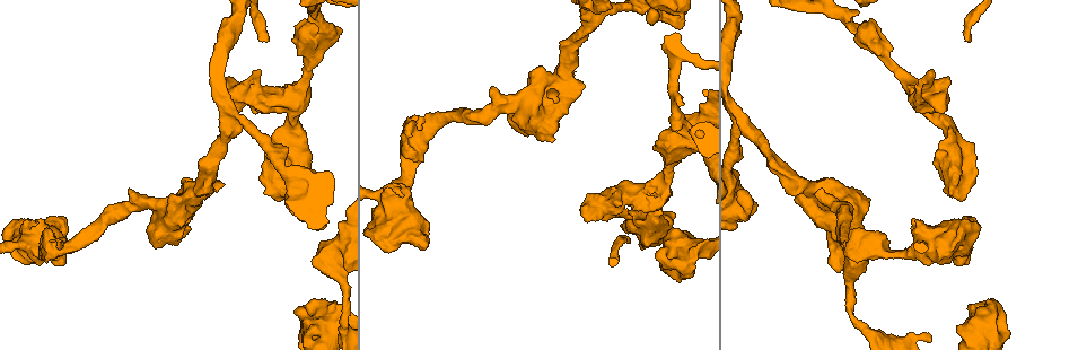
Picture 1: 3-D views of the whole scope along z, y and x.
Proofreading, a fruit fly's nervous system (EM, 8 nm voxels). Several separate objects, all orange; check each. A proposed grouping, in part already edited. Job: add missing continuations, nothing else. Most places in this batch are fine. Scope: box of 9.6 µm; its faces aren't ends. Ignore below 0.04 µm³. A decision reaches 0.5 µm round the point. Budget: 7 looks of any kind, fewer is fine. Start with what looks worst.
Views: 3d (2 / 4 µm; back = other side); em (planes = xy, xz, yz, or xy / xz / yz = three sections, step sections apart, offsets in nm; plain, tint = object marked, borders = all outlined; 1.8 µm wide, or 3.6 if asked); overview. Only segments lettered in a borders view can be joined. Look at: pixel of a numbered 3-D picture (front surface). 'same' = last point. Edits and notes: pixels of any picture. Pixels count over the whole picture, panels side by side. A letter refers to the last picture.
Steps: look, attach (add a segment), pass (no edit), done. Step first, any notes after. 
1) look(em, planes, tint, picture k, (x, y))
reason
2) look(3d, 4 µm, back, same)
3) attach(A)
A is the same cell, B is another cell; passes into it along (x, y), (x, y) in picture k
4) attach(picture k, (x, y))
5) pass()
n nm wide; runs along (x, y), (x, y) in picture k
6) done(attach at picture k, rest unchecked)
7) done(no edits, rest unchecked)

look(3d, 2 µm, picture 1, (627, 224))
an open end

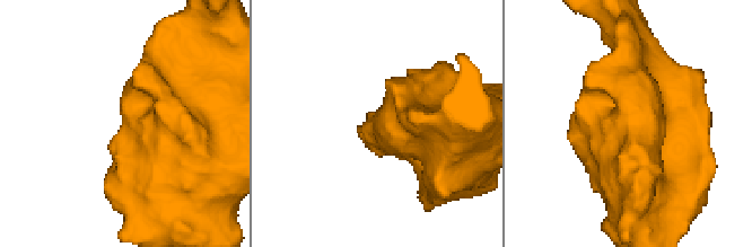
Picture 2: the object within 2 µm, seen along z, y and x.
look(em, xy, step 8, borders, picture 2, (117, 133))
now the EM

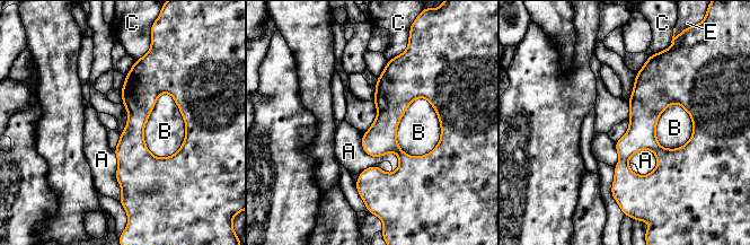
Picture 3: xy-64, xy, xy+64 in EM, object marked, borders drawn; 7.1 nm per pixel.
pass()
A, B, C and E are other cells; runs along (393, 62), (389, 142), (403, 169), (367, 194) in picture 3; none of them fits

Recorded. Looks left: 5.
look(em, 3.6 µm, xz, step 8, borders, picture 1, (384, 237))
branch stops here

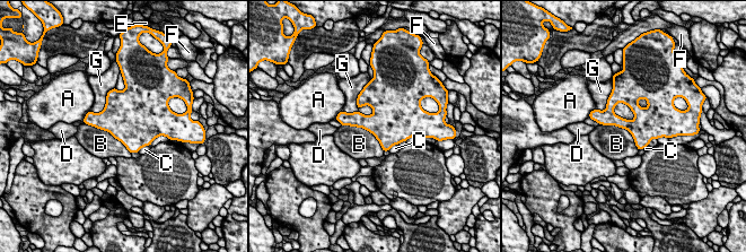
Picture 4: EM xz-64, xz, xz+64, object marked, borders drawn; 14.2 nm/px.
pass()
A, B, C, D, E, F and G are other cells; none of them fits

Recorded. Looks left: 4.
look(3d, 4 µm, picture 1, (295, 101))
three-way junction

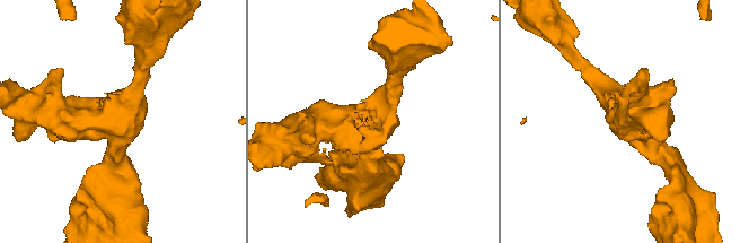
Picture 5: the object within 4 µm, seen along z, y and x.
look(em, xz, step 16, tint, picture 5, (122, 123))
shape alone is not enough

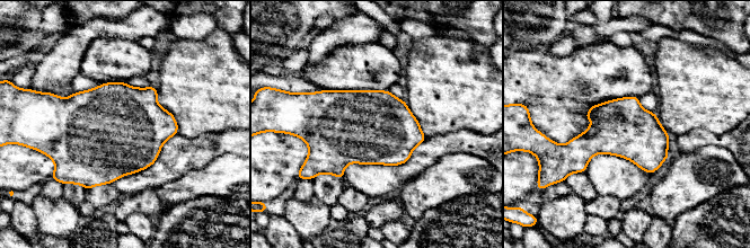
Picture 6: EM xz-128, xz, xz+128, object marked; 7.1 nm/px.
look(em, planes, borders, same)

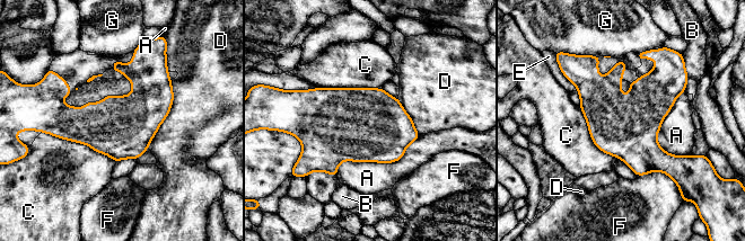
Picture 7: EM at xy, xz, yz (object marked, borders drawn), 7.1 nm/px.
pass()
A, B, C, D, E, F and G are other cells; border along (43, 132), (85, 143), (115, 162) in picture 7; no lettered segment goes on from it

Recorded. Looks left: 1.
done(no edits, rest unchecked)

